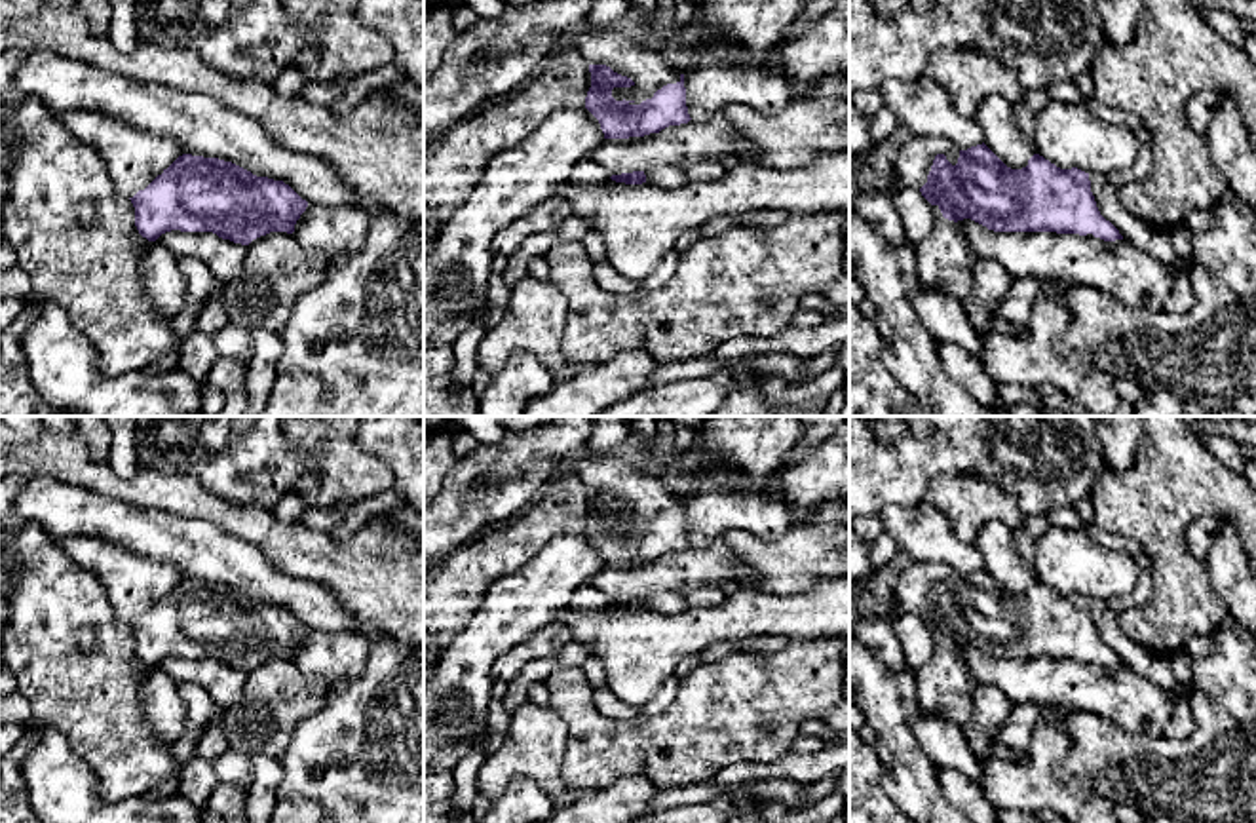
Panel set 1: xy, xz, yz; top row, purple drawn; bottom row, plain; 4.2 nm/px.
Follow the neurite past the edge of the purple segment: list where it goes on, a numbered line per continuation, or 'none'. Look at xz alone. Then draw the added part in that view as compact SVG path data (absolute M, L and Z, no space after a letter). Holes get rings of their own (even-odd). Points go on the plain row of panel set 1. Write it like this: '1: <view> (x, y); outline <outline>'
1: xz (599, 472); outline M581 450L568 469L581 479L587 490L606 490L635 507L631 513L614 513L616 526L625 525L629 530L640 530L663 511L680 507L680 498L669 492L663 481L614 454Z

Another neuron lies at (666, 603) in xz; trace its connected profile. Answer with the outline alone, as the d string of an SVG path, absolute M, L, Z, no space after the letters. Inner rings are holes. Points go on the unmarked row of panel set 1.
M659 591L644 597L646 608L656 610L659 614L680 614L690 608L690 603L684 595Z

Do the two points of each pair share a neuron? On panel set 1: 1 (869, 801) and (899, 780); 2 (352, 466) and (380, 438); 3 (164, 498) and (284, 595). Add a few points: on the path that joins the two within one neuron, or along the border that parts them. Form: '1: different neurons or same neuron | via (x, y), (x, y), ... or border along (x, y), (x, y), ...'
1: different neurons | border along (875, 747), (882, 763), (882, 787), (894, 803)
2: different neurons | border along (354, 436), (361, 447), (388, 466), (394, 485)
3: different neurons | border along (145, 508), (204, 519), (230, 536)

